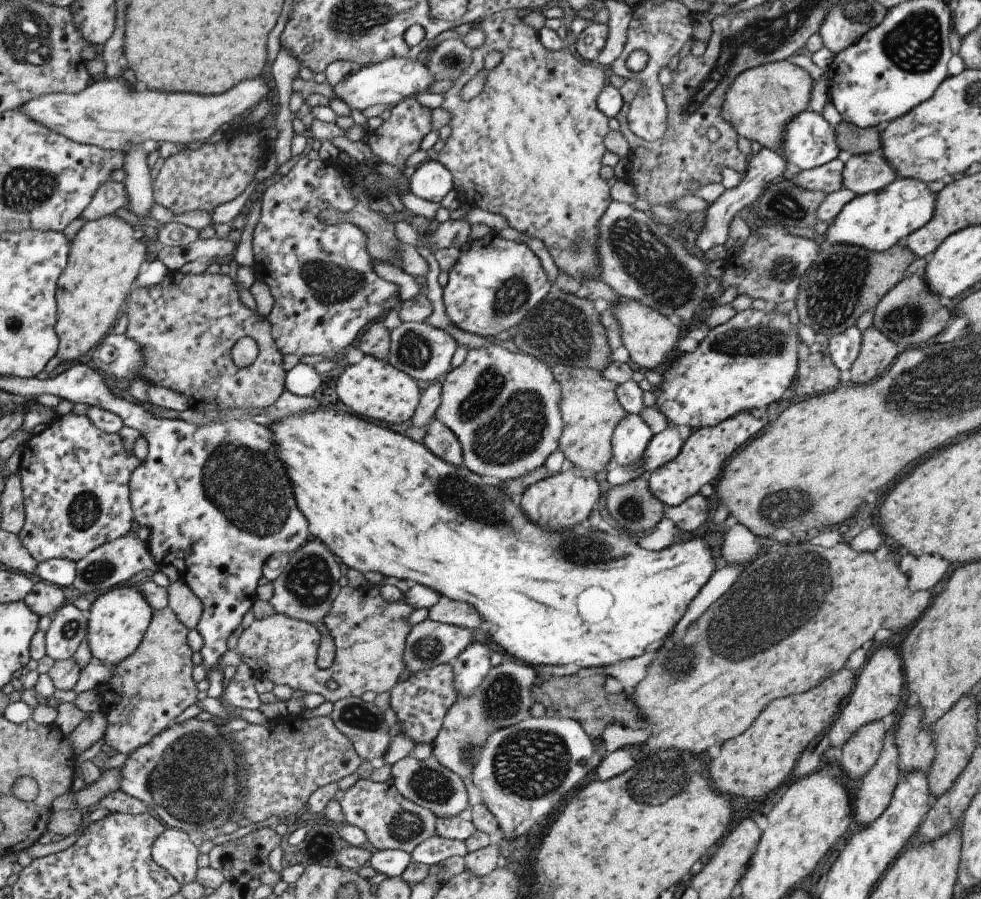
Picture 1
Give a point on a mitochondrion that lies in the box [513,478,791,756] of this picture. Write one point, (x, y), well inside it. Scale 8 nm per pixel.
(592, 550)

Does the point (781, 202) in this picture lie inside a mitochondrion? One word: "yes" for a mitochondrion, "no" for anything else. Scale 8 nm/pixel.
yes

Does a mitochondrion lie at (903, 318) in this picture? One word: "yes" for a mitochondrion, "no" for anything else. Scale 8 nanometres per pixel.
yes

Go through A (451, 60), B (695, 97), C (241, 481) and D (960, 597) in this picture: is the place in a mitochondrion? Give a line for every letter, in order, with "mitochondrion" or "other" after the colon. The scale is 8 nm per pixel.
A: mitochondrion
B: mitochondrion
C: mitochondrion
D: other

